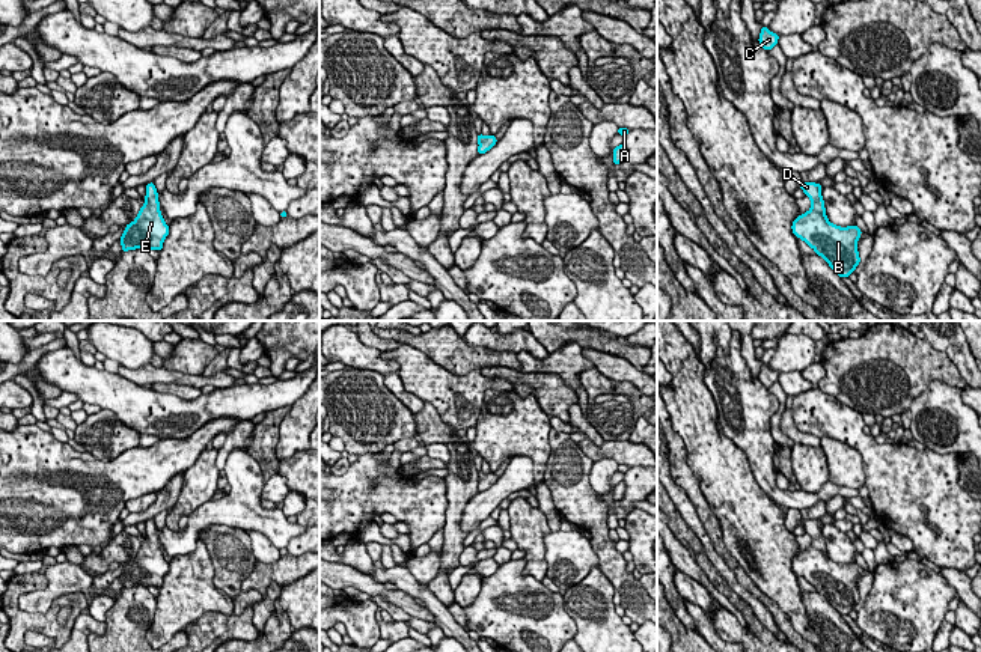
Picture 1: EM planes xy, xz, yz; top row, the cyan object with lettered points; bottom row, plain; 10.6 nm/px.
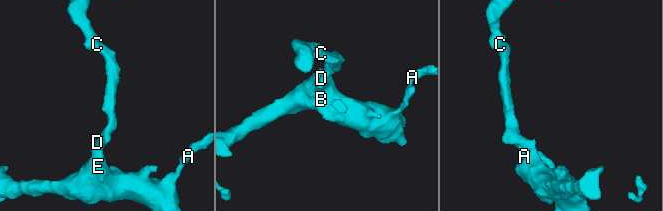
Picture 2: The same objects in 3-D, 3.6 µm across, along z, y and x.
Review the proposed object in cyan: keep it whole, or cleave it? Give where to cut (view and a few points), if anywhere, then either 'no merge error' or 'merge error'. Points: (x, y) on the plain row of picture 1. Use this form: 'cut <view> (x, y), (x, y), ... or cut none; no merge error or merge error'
cut none; no merge error

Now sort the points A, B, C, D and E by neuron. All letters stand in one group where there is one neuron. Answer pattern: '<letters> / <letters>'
A B C D E

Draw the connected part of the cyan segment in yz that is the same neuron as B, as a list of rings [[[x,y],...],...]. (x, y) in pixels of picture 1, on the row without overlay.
[[[800,519],[799,526],[811,536],[811,547],[793,559],[793,571],[824,595],[839,614],[848,614],[860,599],[857,577],[862,568],[857,563],[839,565],[827,557],[821,521]]]

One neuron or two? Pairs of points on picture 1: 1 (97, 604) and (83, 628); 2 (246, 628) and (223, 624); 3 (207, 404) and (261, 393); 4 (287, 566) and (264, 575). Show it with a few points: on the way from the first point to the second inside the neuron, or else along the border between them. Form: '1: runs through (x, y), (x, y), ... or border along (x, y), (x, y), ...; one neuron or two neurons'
1: runs through (97, 610), (97, 615), (89, 622); one neuron
2: runs through (240, 627), (229, 627); one neuron
3: runs through (220, 402), (247, 399); one neuron
4: runs through (281, 572), (270, 572); one neuron

